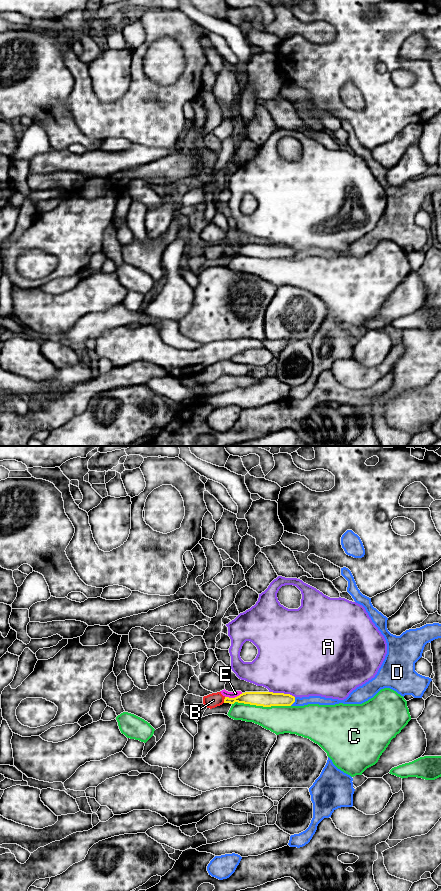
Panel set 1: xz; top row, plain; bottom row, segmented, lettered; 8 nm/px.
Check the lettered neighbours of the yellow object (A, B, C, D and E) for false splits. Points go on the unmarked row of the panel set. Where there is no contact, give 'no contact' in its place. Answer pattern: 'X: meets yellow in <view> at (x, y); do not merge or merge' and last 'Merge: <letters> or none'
A: meets yellow in xz at (282, 245); do not merge
B: meets yellow in xz at (224, 252); do not merge
C: meets yellow in xz at (261, 257); do not merge
D: meets yellow in xz at (294, 253); do not merge
E: meets yellow in xz at (233, 250); do not merge
Merge: none

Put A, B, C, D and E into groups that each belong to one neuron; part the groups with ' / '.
A / B D E / C

